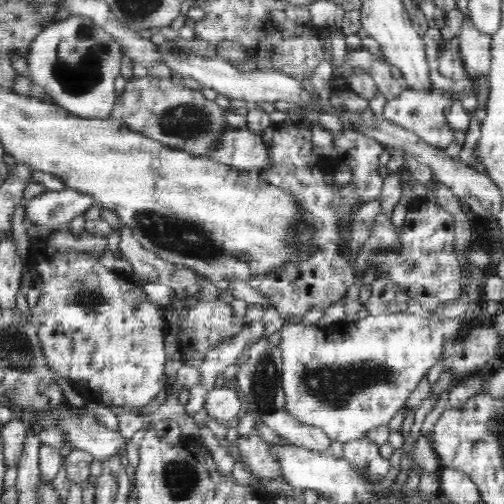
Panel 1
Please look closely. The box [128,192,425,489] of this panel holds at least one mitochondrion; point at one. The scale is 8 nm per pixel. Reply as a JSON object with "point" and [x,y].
{"point":[333,386]}

